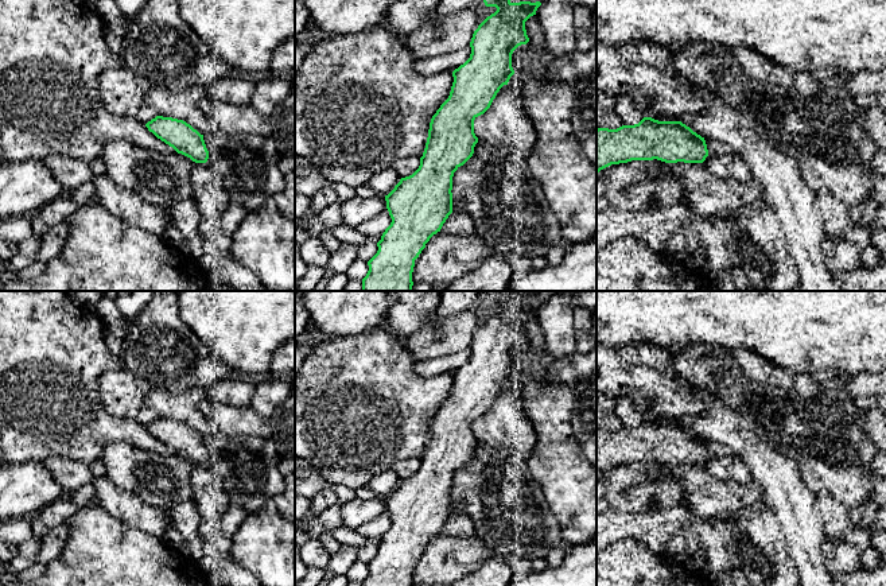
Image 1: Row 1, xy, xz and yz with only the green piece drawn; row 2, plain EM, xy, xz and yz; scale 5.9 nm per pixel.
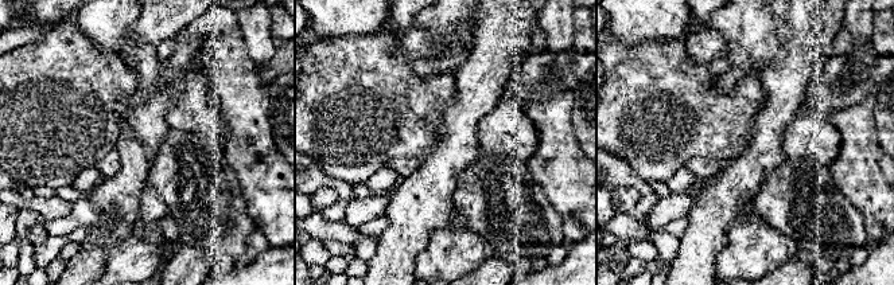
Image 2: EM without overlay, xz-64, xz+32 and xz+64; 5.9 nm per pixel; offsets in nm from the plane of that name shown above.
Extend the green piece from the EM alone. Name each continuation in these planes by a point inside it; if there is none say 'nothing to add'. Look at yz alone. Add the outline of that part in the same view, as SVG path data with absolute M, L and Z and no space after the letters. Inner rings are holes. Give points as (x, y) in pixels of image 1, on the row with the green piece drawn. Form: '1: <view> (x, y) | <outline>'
nothing to add

